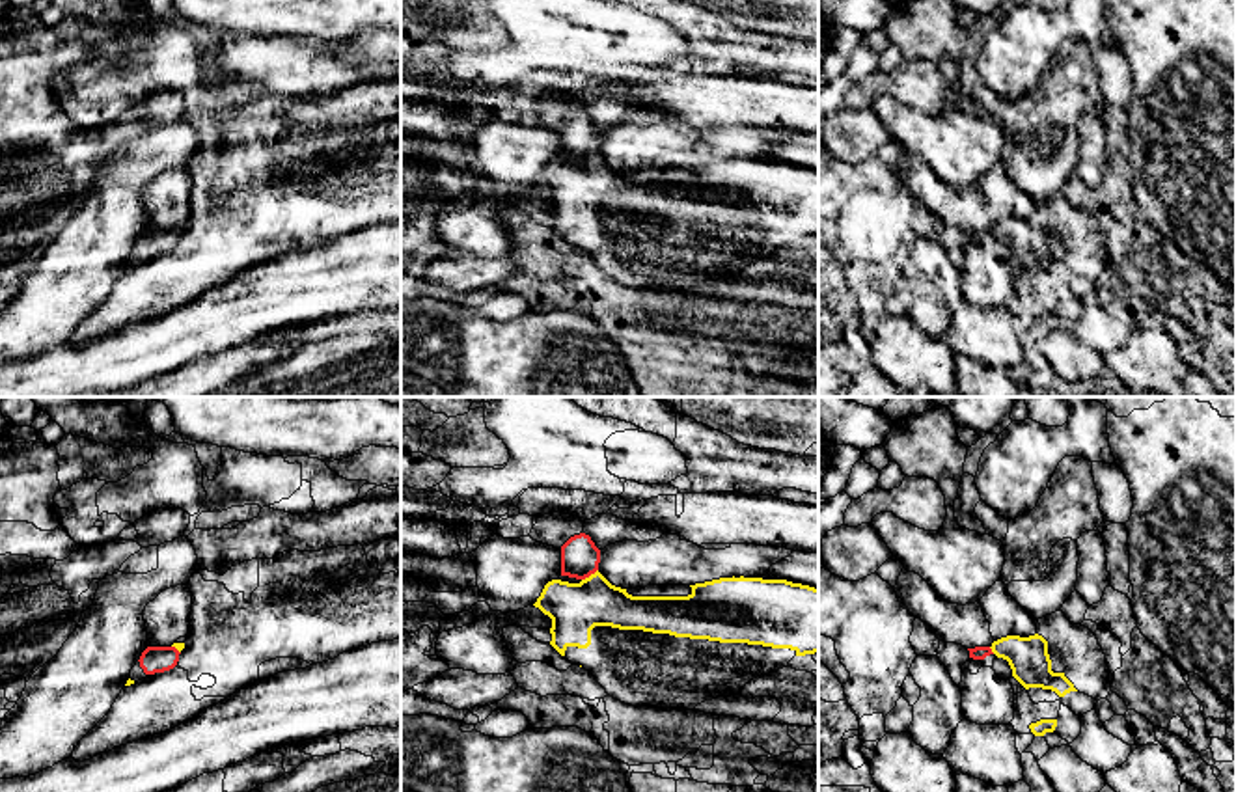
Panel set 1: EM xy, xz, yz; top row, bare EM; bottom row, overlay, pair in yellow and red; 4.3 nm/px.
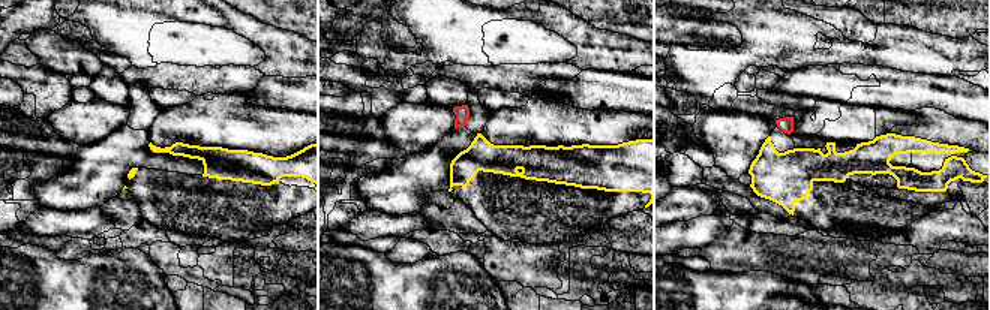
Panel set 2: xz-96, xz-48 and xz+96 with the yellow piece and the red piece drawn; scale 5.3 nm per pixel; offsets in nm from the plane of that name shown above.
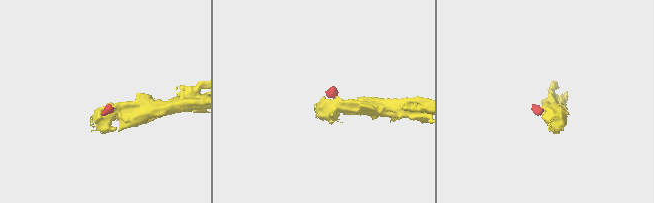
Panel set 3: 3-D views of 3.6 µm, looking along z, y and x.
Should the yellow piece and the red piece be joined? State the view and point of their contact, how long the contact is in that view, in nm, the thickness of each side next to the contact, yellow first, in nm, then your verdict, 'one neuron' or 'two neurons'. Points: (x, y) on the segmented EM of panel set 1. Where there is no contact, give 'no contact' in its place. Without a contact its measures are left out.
xz (591, 574) | 90 nm | 220/170 nm | one neuron

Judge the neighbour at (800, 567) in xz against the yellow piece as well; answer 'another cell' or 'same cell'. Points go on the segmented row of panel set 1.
another cell

